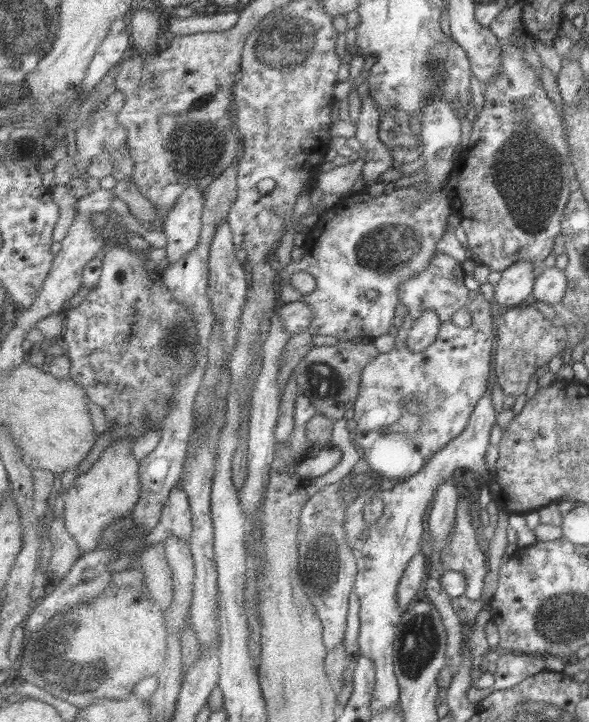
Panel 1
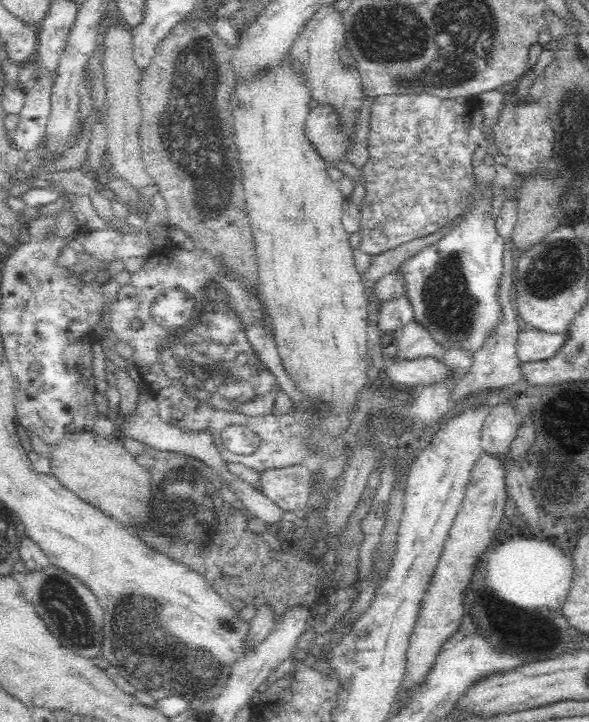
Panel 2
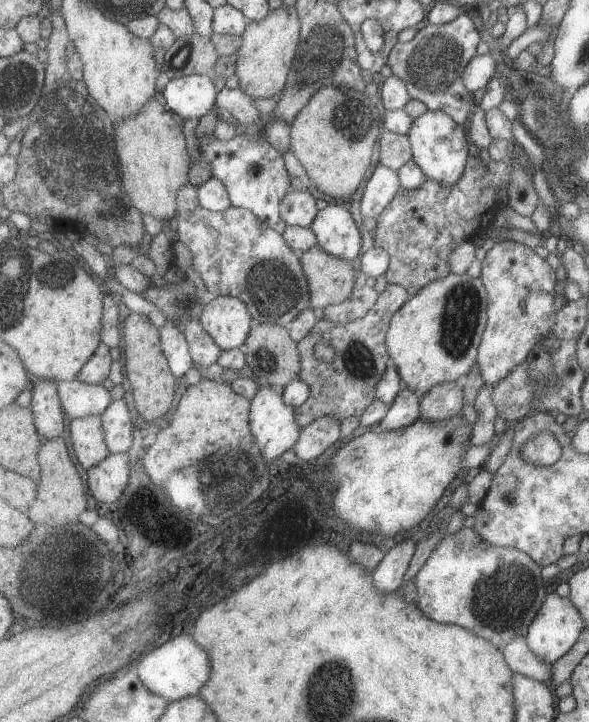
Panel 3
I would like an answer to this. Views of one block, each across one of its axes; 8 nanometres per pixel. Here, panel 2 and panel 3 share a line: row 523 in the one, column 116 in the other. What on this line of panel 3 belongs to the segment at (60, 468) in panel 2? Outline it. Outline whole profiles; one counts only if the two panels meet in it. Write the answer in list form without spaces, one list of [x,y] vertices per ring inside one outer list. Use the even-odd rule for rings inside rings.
[[[155,96],[138,114],[115,122],[117,149],[129,198],[141,213],[152,215],[168,227],[170,218],[179,212],[177,194],[190,182],[190,167],[193,164],[185,144],[183,121],[167,108],[160,96]]]

